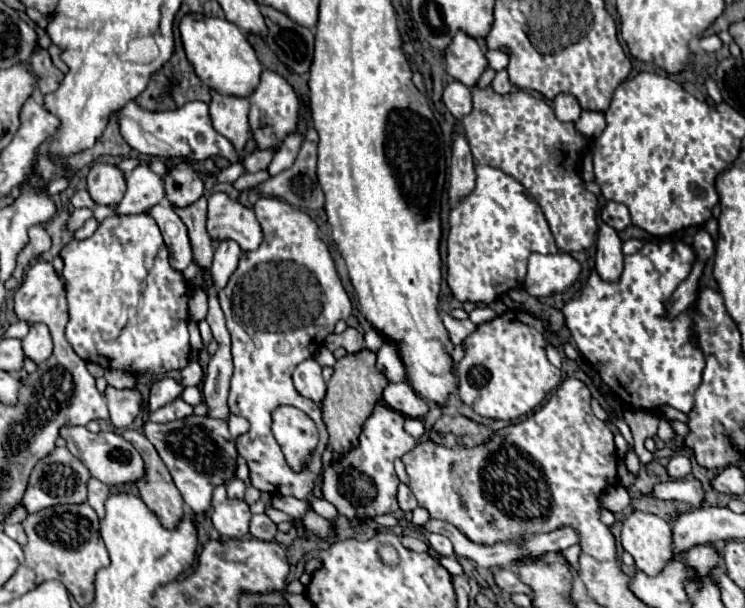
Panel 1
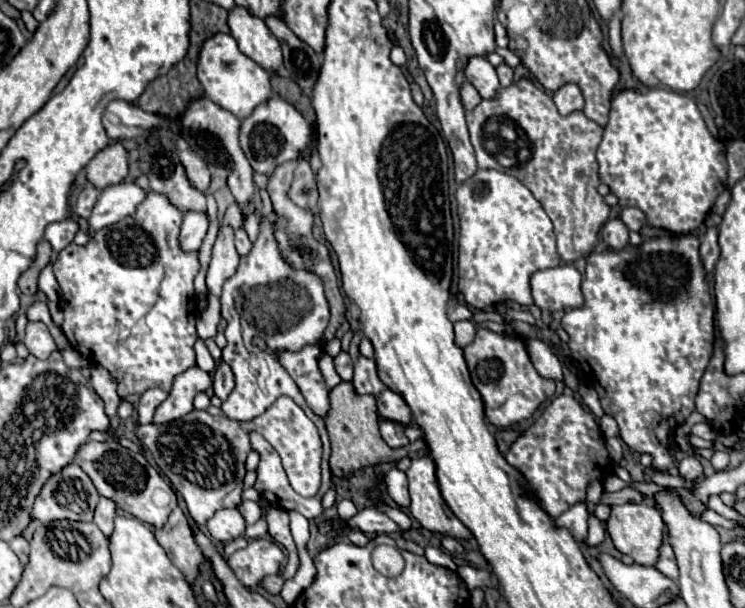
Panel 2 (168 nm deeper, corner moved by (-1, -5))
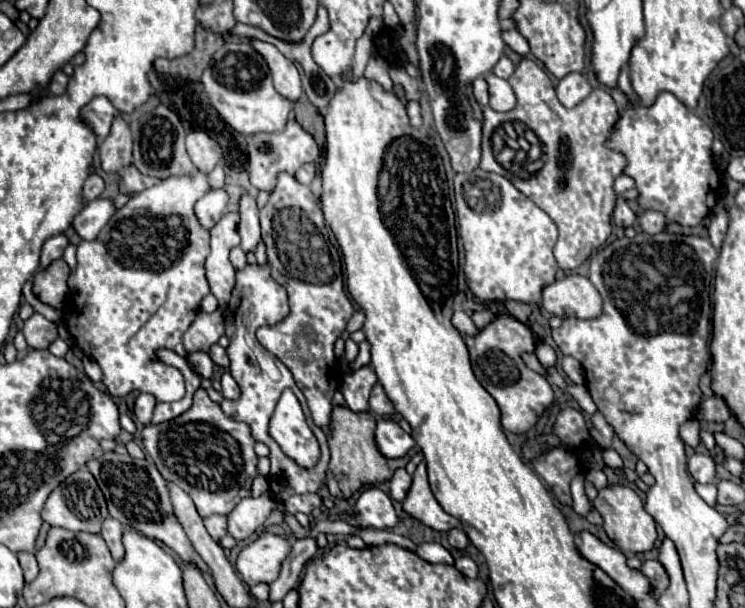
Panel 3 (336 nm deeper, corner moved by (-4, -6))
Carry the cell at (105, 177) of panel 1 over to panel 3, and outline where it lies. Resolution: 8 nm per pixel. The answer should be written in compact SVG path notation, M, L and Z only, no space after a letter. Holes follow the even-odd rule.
M122 115L114 117L110 135L98 145L102 169L108 173L120 173L132 163L132 133Z

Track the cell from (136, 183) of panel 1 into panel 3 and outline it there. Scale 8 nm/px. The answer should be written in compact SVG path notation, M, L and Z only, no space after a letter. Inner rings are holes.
M94 199L88 201L88 205L74 217L72 227L84 241L94 241L100 233L100 229L108 223L108 219L114 215L116 207L110 199Z

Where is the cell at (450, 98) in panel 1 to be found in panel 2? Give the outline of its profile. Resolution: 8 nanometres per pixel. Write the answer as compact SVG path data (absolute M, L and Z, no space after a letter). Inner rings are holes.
M463 82L463 86L461 86L461 102L467 112L473 110L481 102L481 96L477 94L477 90L469 82Z

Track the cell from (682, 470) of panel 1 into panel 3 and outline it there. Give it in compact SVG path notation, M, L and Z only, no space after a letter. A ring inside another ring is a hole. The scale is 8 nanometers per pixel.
M692 455L688 459L688 469L690 475L698 481L698 483L714 483L714 461L710 455Z

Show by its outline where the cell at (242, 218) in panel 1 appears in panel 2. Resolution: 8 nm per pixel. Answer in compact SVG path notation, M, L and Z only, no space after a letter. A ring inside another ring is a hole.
M243 228L235 230L235 246L237 246L237 252L241 256L247 256L251 252L251 248L253 248L253 242L249 240L249 236L247 236L247 232Z

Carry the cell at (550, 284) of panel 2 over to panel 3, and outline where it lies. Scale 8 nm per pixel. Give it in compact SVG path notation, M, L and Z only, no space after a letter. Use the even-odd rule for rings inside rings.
M566 275L548 285L542 293L542 305L548 313L560 319L596 319L602 313L602 297L598 289L582 275Z

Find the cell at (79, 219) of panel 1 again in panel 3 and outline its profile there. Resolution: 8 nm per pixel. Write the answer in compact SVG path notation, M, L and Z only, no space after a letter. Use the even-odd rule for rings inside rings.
M54 235L54 237L50 237L50 239L44 243L44 247L42 247L40 269L48 269L48 265L50 265L52 261L60 259L62 253L64 253L64 249L66 249L66 245L68 245L66 235Z

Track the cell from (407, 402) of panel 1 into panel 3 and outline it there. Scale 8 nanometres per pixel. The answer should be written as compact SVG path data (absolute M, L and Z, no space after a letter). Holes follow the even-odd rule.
M380 383L374 385L372 393L370 393L370 409L378 415L378 417L384 417L384 415L392 415L394 413L394 405L392 401L386 397L384 389Z

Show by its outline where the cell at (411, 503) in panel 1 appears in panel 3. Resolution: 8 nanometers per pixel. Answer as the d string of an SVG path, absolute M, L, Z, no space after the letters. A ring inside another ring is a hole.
M398 469L394 473L394 477L390 479L390 495L392 495L392 499L404 501L410 485L412 485L412 477L406 473L406 469Z

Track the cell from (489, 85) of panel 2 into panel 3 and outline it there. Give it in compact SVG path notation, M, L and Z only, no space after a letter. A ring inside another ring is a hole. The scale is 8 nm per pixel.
M486 75L486 81L490 85L490 107L494 111L506 113L516 107L516 95L506 79L500 79L496 75Z

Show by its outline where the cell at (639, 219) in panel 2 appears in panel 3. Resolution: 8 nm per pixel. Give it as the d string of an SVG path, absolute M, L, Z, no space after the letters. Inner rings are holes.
M646 211L642 217L640 217L640 227L644 233L662 233L666 231L666 225L668 225L668 219L660 213L660 211Z

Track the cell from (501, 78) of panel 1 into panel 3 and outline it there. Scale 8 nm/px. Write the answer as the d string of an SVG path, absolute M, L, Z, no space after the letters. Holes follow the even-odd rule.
M504 55L504 57L500 57L500 61L494 65L494 69L492 69L492 73L496 75L496 77L502 77L502 79L508 79L512 73L514 73L514 63Z

